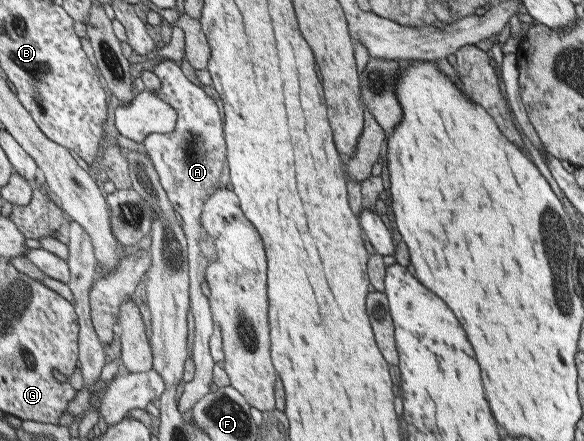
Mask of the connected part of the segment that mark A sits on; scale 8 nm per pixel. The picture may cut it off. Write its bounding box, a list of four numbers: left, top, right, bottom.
[144,59,227,413]

